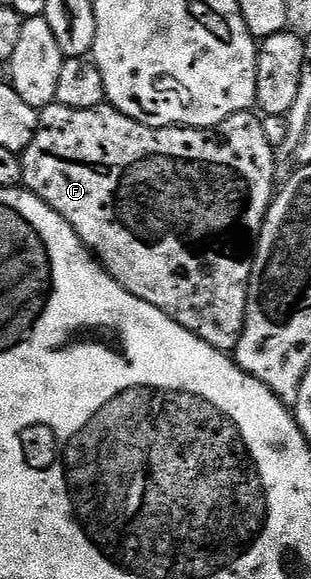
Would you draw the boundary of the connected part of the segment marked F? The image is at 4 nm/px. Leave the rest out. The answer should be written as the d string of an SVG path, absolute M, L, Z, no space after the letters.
M54 102L40 109L37 133L31 146L27 146L24 152L20 153L20 159L21 184L28 191L34 192L43 202L47 202L51 210L59 213L73 227L78 238L86 248L95 253L106 272L115 282L119 282L119 286L123 286L123 290L163 310L163 314L179 322L179 326L194 332L200 340L207 342L212 348L217 348L226 354L236 349L245 325L245 307L253 269L253 257L257 254L257 240L265 225L265 215L269 212L269 205L273 203L275 195L273 175L276 174L279 166L275 148L267 140L262 117L256 111L235 114L221 124L216 124L214 128L152 128L127 118L127 114L123 114L108 102L94 108L68 108Z

